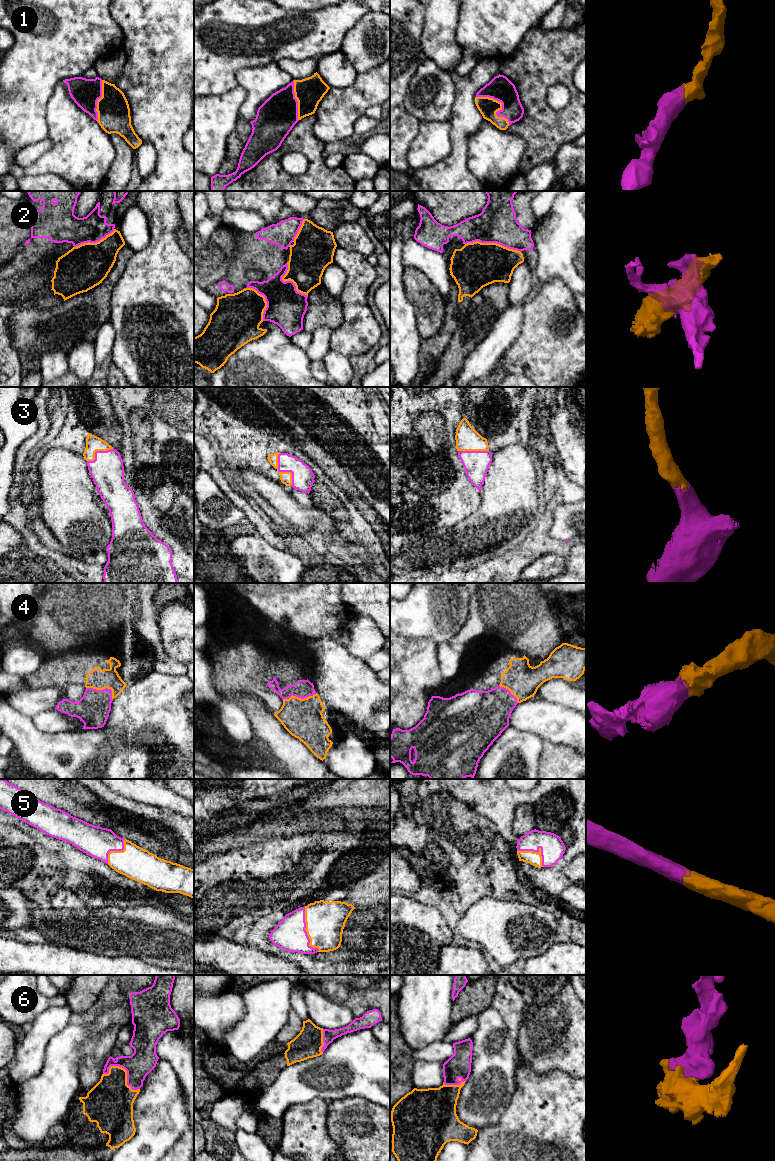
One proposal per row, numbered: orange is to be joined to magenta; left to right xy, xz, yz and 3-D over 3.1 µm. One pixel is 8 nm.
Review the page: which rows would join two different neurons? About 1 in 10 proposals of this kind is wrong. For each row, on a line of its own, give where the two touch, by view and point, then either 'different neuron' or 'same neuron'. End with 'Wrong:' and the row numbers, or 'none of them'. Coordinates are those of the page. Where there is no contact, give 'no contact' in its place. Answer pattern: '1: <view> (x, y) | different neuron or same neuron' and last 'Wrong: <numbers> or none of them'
1: yz (502, 105) | same neuron
2: yz (493, 242) | different neuron
3: xz (282, 471) | same neuron
4: xy (103, 689) | same neuron
5: xz (305, 931) | same neuron
6: xy (126, 1070) | same neuron
Wrong: 2

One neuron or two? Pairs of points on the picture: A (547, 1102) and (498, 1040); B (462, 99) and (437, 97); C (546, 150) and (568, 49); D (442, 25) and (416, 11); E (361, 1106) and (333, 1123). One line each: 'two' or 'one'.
A: two
B: two
C: one
D: two
E: one

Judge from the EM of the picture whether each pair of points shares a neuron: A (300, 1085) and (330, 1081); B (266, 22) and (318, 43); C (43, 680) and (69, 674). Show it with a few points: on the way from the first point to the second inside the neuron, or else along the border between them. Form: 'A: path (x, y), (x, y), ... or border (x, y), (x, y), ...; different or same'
A: path (307, 1081), (323, 1081); same
B: path (279, 34), (305, 35); same
C: path (49, 674), (63, 674); same

